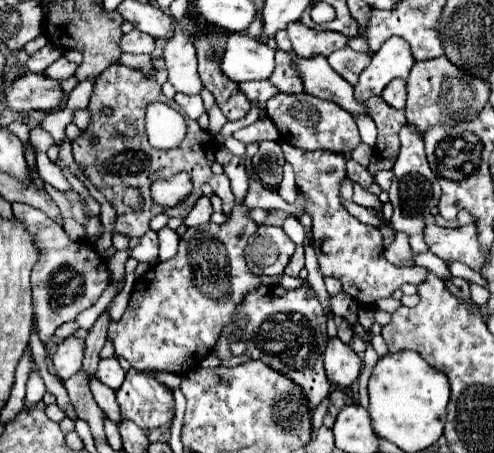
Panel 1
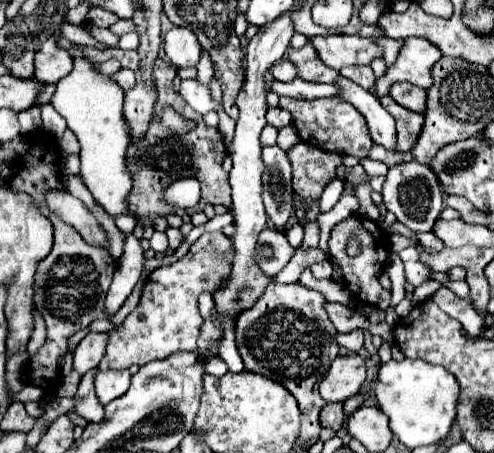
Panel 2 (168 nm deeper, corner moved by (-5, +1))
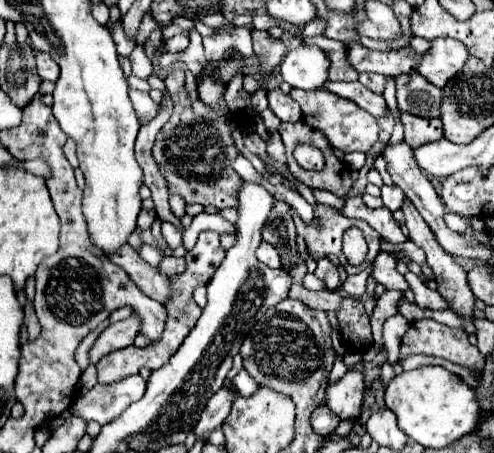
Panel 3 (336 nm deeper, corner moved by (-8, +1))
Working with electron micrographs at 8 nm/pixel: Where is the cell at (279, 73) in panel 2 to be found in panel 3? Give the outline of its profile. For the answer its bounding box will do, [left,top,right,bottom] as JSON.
[280,46,328,90]

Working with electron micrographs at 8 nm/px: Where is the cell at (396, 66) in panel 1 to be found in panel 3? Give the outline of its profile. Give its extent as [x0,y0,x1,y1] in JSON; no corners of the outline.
[416,38,468,88]

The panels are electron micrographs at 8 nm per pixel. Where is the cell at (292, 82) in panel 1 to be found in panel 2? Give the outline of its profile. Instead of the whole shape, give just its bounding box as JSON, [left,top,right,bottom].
[289,42,341,82]

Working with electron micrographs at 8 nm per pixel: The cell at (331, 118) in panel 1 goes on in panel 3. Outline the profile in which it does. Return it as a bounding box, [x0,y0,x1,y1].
[290,90,378,154]

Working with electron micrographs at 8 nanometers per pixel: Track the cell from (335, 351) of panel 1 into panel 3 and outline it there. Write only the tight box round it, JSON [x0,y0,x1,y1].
[326,368,364,418]

